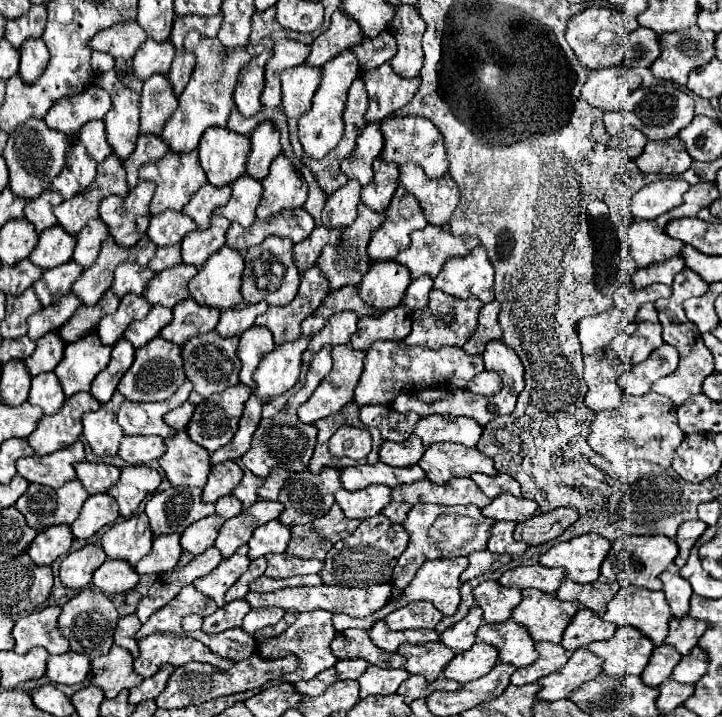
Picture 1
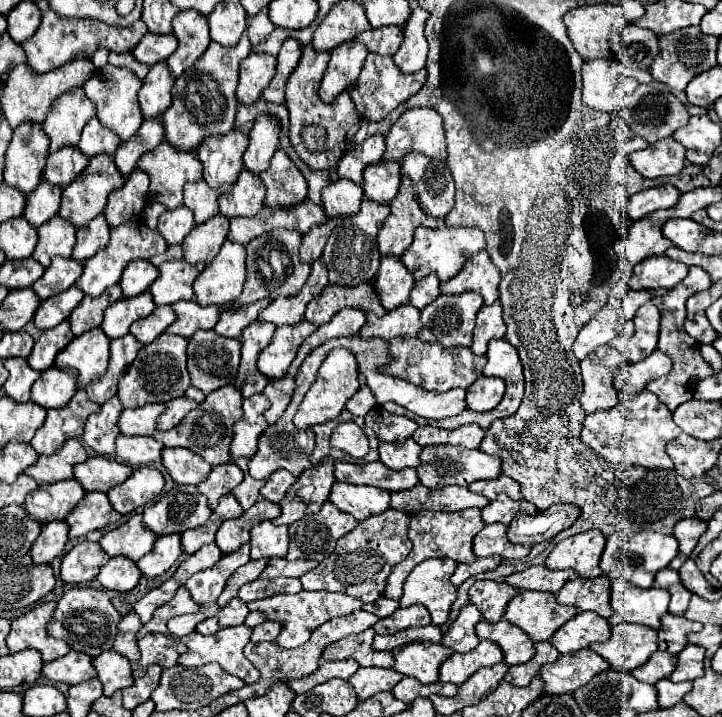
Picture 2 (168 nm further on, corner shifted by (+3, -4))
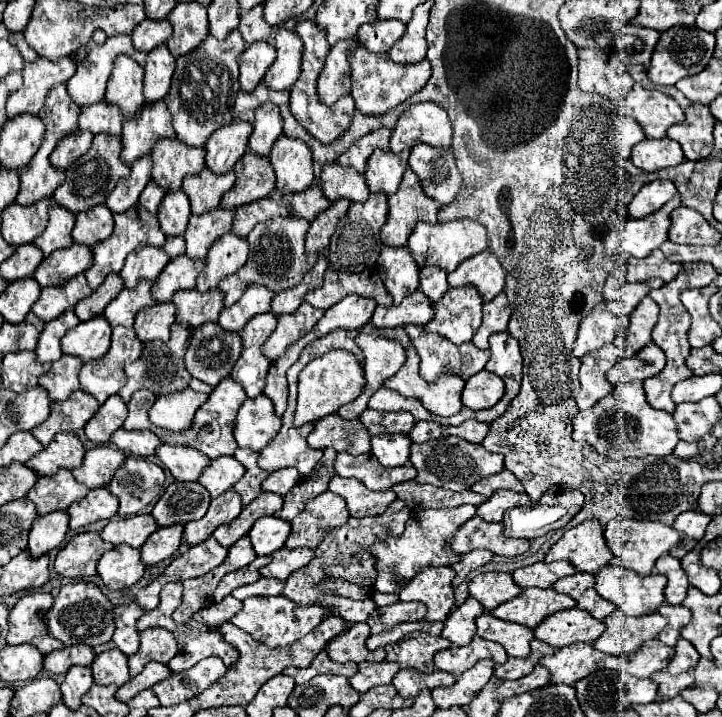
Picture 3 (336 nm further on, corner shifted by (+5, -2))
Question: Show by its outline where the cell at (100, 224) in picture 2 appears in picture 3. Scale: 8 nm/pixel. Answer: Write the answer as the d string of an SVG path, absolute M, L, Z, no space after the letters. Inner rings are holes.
M98 205L90 211L84 211L82 215L76 215L72 239L74 243L82 243L94 249L98 243L110 237L112 227L114 227L114 219L110 209L106 205Z

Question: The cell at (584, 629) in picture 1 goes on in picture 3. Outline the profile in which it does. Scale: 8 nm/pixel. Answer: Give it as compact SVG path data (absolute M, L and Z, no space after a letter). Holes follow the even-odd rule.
M578 607L558 611L534 629L534 637L560 649L570 643L594 643L604 633L604 623Z

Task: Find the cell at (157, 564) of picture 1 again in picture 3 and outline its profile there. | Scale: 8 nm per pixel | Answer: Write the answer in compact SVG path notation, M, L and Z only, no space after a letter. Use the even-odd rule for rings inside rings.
M170 525L170 527L160 527L150 535L150 539L142 545L142 563L144 565L156 565L172 555L176 555L180 539L182 539L182 525Z

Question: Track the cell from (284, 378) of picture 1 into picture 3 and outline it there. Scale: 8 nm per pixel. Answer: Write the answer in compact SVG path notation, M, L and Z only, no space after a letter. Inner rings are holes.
M302 303L298 307L298 311L292 313L292 315L280 315L278 317L278 327L268 337L268 341L262 345L262 353L270 361L280 359L286 353L286 349L294 341L304 337L316 323L318 323L316 311L308 303Z

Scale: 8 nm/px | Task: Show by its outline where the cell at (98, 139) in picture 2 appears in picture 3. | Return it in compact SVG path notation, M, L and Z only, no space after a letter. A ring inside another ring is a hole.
M94 103L90 107L84 107L80 111L78 119L78 129L80 131L90 131L92 135L98 133L108 133L114 137L120 137L122 133L122 113L118 107L110 107L106 103Z

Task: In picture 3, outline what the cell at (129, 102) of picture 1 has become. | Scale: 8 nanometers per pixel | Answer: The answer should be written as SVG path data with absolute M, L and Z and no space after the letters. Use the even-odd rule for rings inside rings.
M120 55L114 61L104 101L108 105L120 107L124 119L134 117L144 107L142 79L144 79L144 69L134 59Z

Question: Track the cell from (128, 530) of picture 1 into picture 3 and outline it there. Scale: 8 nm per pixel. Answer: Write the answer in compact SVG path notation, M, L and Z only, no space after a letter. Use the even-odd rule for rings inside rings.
M134 515L134 517L126 517L126 519L112 519L104 527L102 539L112 545L126 543L134 549L140 549L144 545L144 541L156 529L158 529L158 525L154 523L152 515Z

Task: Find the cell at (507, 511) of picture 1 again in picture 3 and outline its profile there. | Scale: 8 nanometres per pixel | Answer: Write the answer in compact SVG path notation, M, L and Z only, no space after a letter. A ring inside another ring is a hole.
M496 491L490 499L486 499L482 505L478 505L476 515L484 521L502 521L504 513L512 507L530 507L532 501L526 493L516 493L516 491Z

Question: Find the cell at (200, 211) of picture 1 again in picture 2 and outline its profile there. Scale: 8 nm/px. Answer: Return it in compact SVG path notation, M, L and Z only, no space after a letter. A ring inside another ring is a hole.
M204 179L184 185L184 205L194 211L196 223L204 223L212 215L218 215L218 197L222 189L224 187L210 189Z

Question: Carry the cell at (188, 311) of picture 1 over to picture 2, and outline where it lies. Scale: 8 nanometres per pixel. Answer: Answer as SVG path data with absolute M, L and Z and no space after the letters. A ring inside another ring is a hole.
M178 301L172 305L172 309L176 311L176 321L166 331L186 339L192 337L198 329L214 329L220 317L220 307L202 307L196 301Z

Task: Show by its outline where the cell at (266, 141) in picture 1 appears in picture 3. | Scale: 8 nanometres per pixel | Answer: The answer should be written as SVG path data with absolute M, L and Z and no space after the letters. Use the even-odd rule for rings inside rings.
M264 103L256 109L254 133L250 135L248 149L258 157L268 157L274 141L282 135L282 117L274 103Z

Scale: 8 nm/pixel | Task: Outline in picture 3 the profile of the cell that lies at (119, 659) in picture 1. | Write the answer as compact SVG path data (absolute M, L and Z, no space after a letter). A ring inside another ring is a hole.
M108 649L100 655L96 655L94 663L92 663L92 673L94 673L94 683L96 685L124 685L126 681L130 681L130 673L128 673L128 657L122 655L122 651L118 649Z

